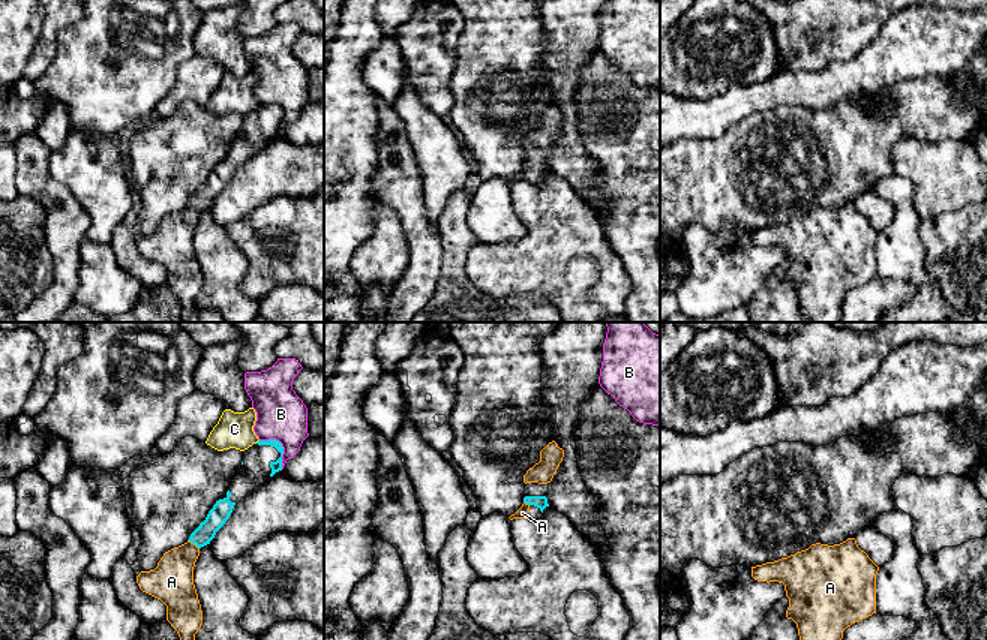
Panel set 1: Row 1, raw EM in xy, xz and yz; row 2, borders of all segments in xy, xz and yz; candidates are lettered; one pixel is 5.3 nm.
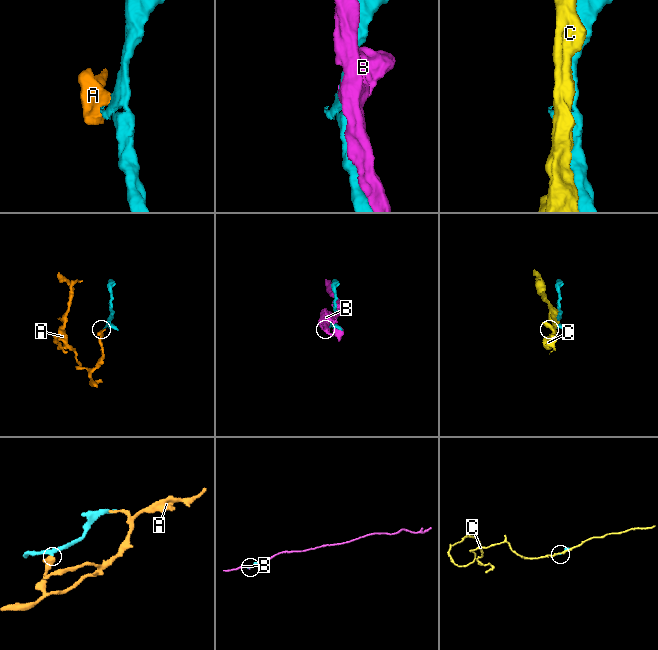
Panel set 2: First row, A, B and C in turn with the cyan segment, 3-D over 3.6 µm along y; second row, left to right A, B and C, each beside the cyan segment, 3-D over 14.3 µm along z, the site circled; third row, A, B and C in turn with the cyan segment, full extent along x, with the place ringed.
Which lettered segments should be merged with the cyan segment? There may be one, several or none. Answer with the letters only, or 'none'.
A

